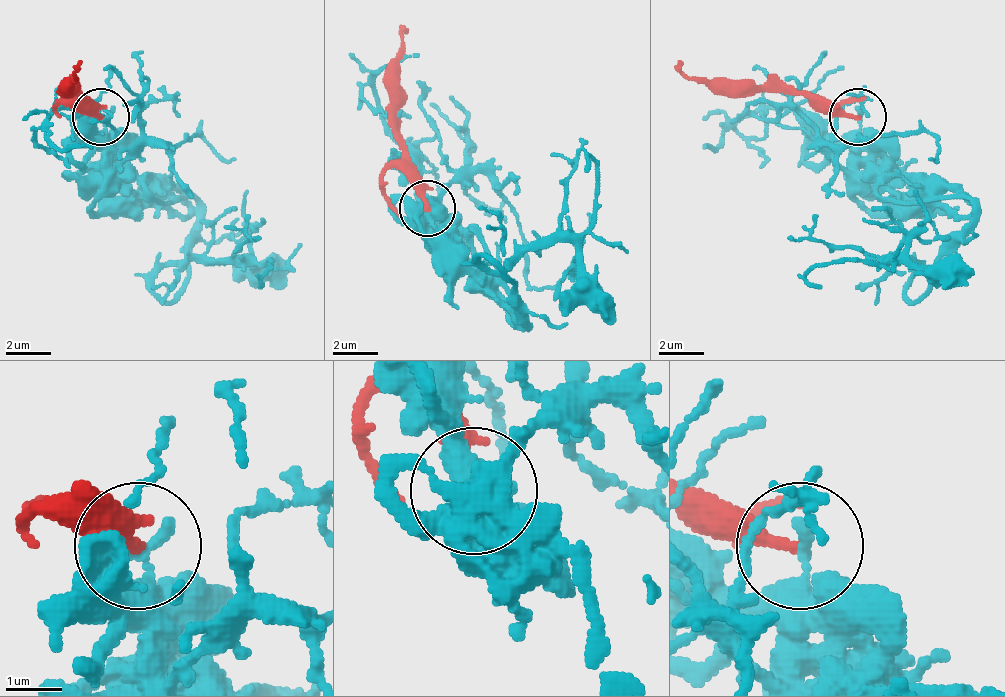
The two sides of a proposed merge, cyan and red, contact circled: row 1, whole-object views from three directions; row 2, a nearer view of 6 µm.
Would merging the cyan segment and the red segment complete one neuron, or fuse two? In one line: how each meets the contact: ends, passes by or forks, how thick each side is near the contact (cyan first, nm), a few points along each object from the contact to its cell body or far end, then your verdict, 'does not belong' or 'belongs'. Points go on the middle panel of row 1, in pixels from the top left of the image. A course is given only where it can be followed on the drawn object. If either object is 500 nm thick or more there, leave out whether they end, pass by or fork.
cyan ends there; red ends there; 340 nm thick on the cyan side, 260 nm on the other; cyan runs (431, 207), (516, 314), (516, 285), (482, 257), (493, 269), (572, 240), (594, 218), (589, 156), (583, 173); red runs (426, 207), (420, 173), (397, 133), (397, 49), (409, 27); does not belong

